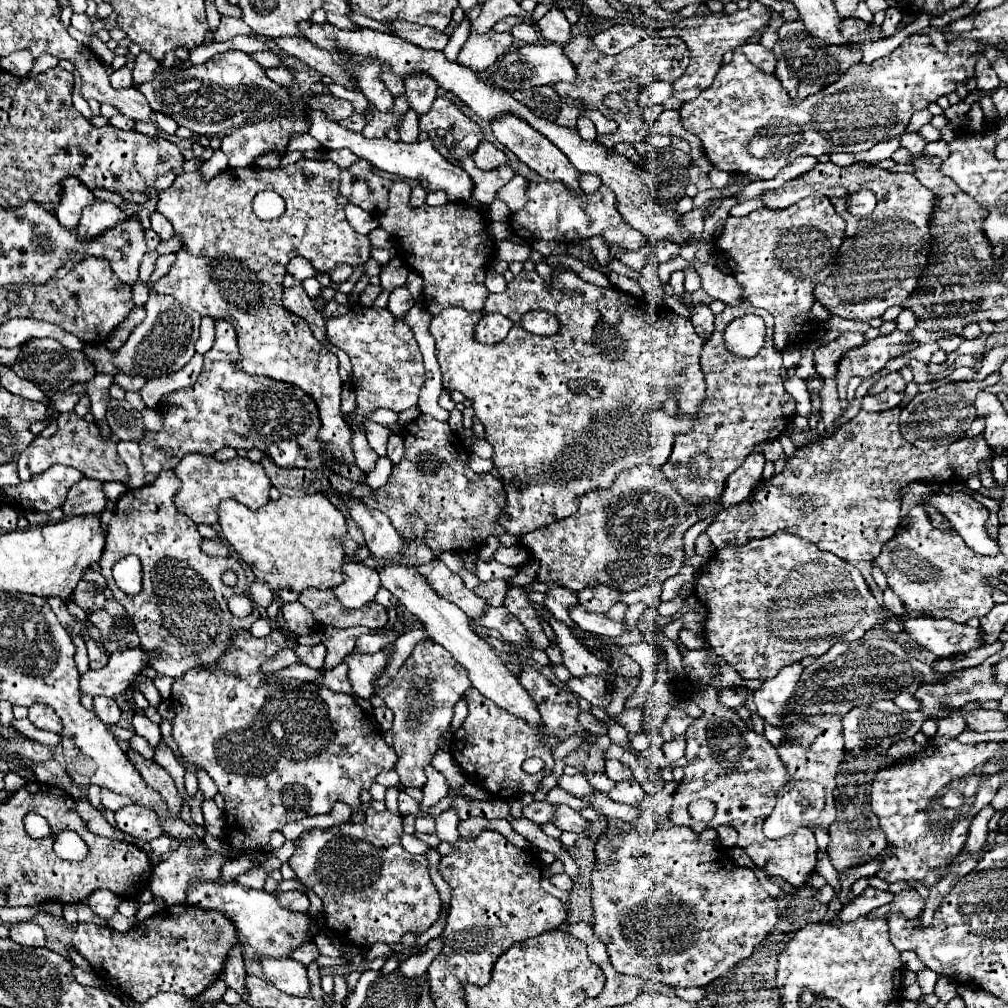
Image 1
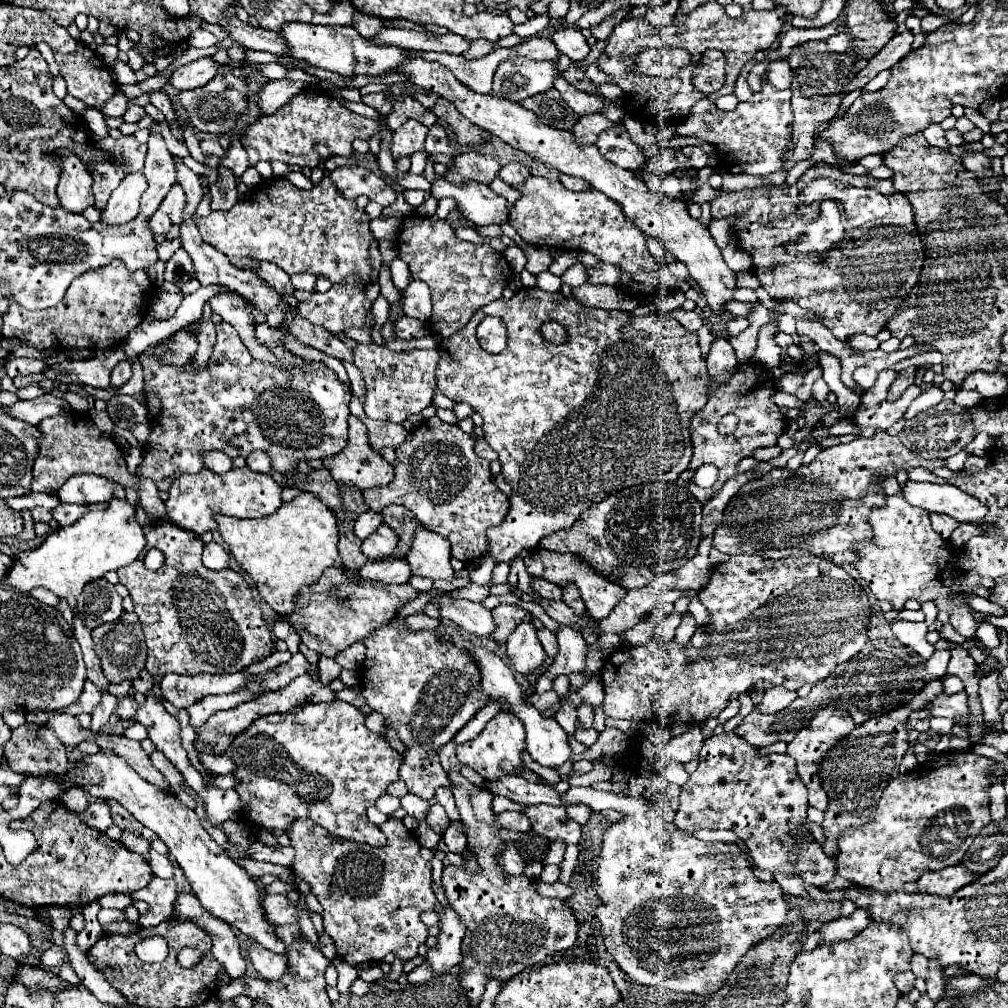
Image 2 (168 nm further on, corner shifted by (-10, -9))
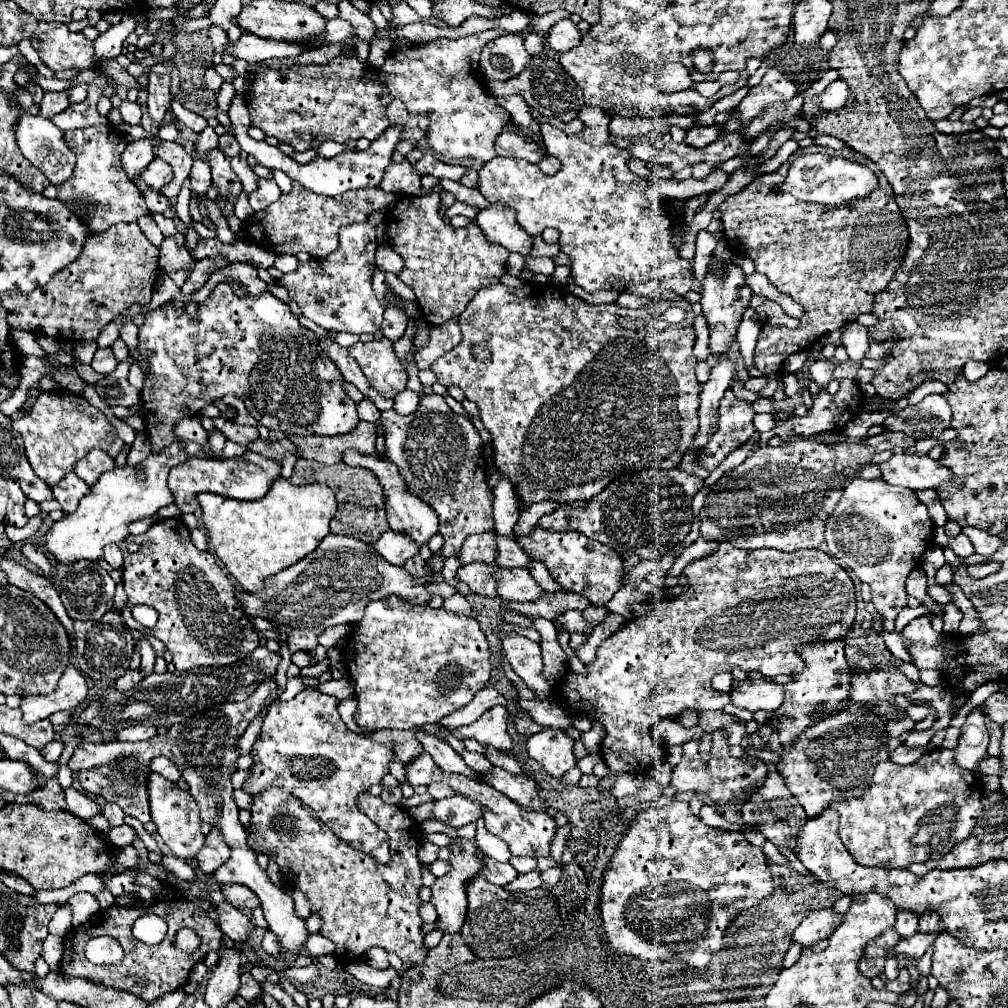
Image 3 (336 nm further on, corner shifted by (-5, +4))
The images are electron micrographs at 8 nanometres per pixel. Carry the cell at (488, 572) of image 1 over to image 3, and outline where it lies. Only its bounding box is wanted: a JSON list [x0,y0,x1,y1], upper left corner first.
[494,476,518,536]

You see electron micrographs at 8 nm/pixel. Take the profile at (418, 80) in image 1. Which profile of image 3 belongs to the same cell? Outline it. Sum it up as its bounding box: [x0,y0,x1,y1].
[228,98,404,196]

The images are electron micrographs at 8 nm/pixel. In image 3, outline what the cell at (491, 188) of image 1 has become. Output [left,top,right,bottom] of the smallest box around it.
[496,130,544,164]

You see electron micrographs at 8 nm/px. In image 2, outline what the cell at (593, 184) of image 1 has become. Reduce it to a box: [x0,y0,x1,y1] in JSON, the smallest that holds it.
[559,175,589,191]

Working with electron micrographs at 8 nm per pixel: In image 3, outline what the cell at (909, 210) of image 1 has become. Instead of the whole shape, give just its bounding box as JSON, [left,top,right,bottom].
[718,162,908,374]

